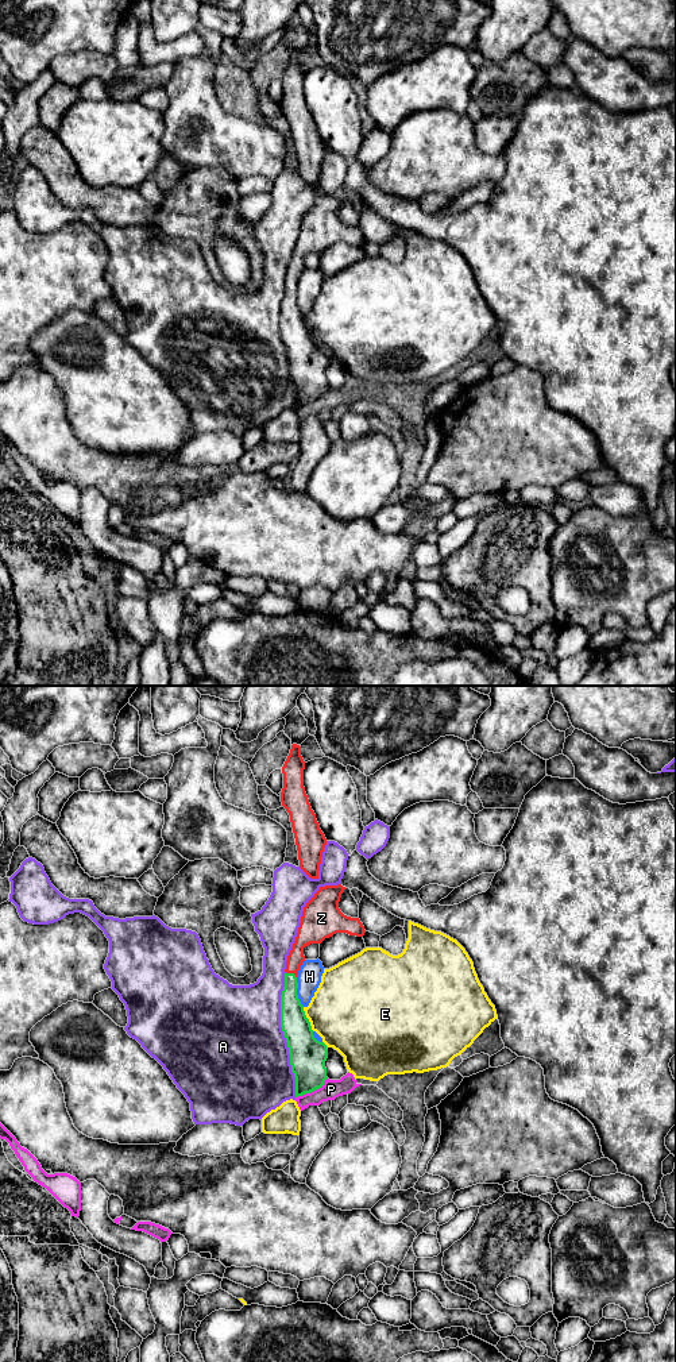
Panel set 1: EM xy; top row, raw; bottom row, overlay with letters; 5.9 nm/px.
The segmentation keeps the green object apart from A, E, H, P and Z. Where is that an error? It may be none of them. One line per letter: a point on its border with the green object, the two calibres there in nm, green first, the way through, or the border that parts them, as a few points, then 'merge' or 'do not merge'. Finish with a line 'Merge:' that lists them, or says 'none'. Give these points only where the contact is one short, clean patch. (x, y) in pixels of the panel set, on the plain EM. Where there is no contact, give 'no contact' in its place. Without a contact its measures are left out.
A: meets green in xy at (284, 343); 220 nm thick on the green side, 500 nm on the other; do not merge
E: meets green in xy at (308, 328); 220 nm thick on the green side, 460 nm on the other; do not merge
H: meets green in xy at (296, 301); 170 nm thick on the green side, 140 nm on the other; do not merge
P: meets green in xy at (312, 400); 220 nm thick on the green side, 120 nm on the other; border along xy (327, 386), (320, 396), (296, 406); do not merge
Z: meets green in xy at (292, 282); 140 nm thick on the green side, 120 nm on the other; runs through xy (292, 320), (292, 282), (297, 255), (306, 243); merge
Merge: Z

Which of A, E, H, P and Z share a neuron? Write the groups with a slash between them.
A / E / H / P / Z

